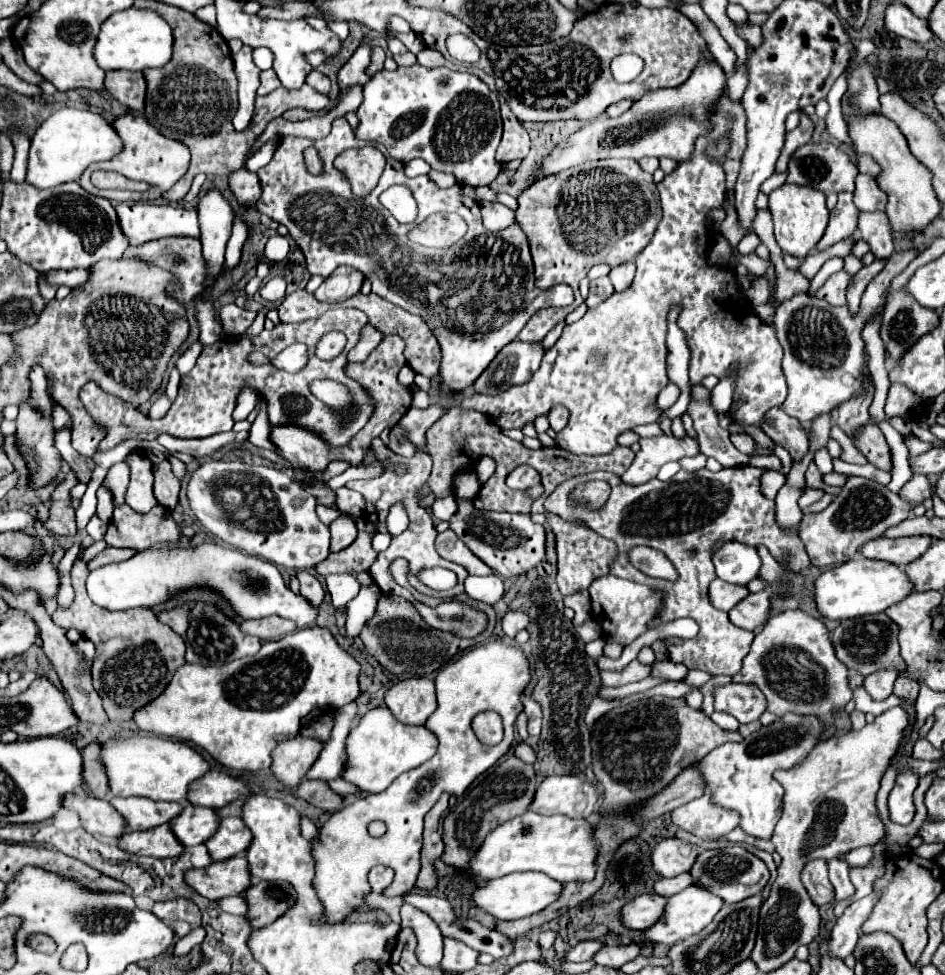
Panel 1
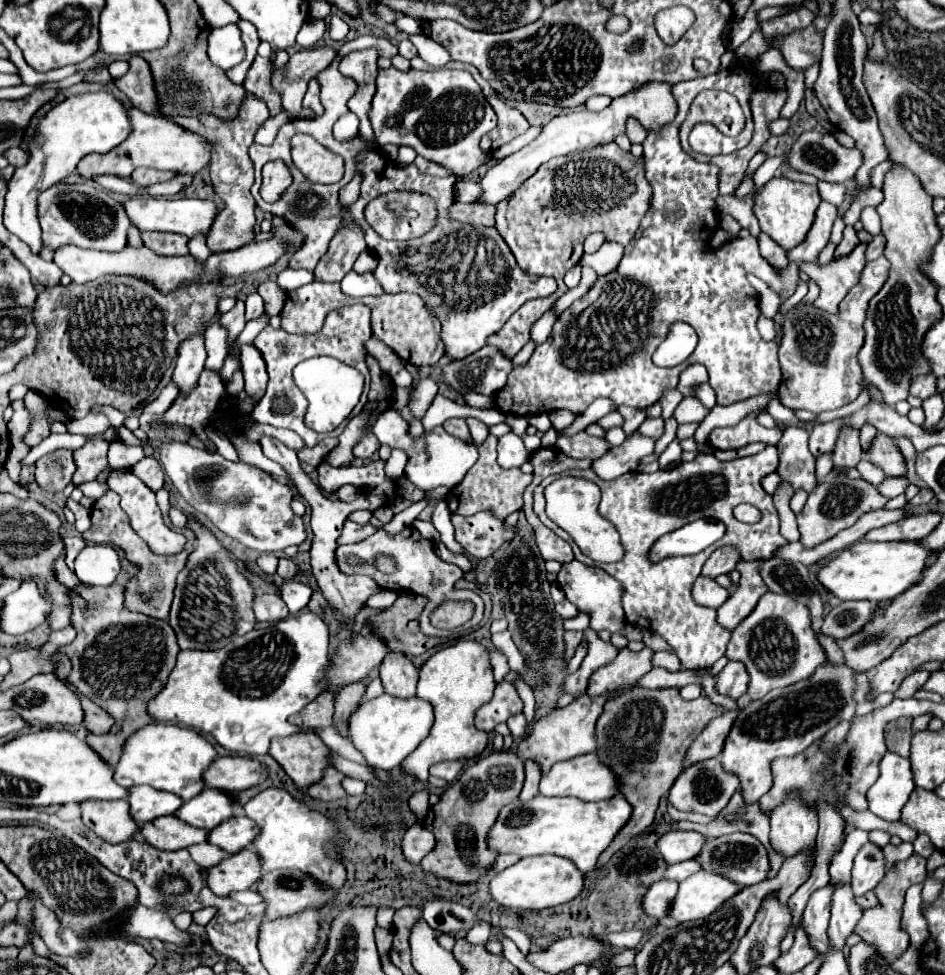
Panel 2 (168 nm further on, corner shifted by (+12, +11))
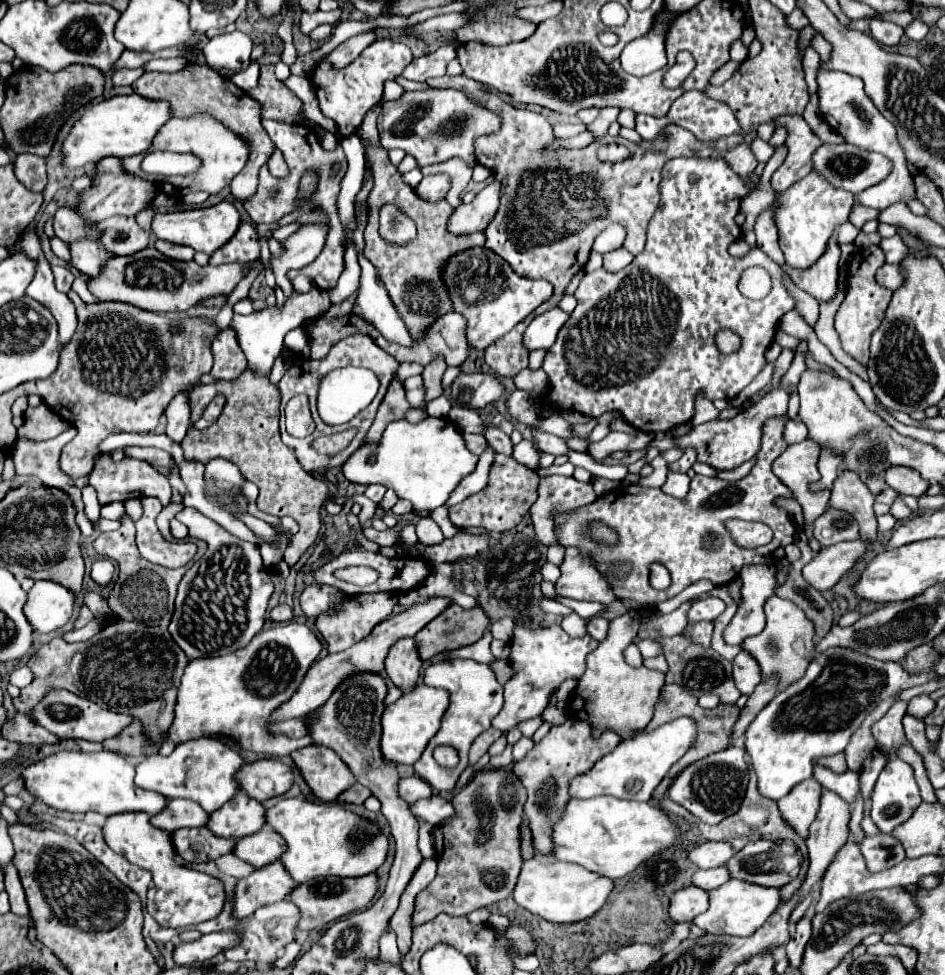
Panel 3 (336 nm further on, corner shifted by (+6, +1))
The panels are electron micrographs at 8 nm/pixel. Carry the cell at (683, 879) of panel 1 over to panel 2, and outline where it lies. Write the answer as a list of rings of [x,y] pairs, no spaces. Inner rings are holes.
[[[686,860],[686,862],[678,862],[678,864],[672,864],[666,868],[664,872],[664,878],[666,880],[676,880],[676,882],[682,882],[684,878],[688,878],[690,874],[698,872],[700,870],[700,864],[696,860]]]

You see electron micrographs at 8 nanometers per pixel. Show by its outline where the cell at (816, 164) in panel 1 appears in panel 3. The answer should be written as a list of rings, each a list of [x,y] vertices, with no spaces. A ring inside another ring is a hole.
[[[846,142],[844,144],[822,144],[814,152],[812,162],[814,162],[814,170],[820,172],[830,184],[834,184],[836,188],[844,188],[852,194],[860,194],[862,190],[882,182],[886,178],[886,174],[890,174],[890,170],[892,170],[892,162],[884,154],[868,152],[858,146],[850,146]]]

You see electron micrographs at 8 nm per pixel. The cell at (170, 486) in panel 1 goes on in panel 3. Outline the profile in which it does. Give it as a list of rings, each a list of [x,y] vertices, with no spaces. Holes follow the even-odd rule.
[[[98,456],[94,462],[94,468],[88,476],[88,482],[96,488],[100,506],[110,504],[110,502],[124,502],[128,498],[146,498],[146,496],[154,496],[162,502],[162,506],[166,506],[170,502],[170,496],[172,496],[168,478],[162,476],[148,462],[134,460],[134,458],[124,458],[120,462],[114,462],[110,456]]]

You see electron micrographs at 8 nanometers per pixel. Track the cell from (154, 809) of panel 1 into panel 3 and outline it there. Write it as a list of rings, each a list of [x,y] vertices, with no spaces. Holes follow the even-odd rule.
[[[170,800],[168,806],[152,816],[152,824],[156,828],[174,832],[178,828],[188,828],[188,826],[206,826],[210,814],[202,810],[202,806],[198,806],[198,802],[192,800]]]

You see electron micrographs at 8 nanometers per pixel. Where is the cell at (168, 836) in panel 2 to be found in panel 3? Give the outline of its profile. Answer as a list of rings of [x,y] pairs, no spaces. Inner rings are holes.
[[[180,828],[174,834],[174,848],[176,854],[194,864],[194,862],[210,862],[224,854],[230,854],[236,846],[236,840],[226,840],[210,834],[210,830],[204,828]]]

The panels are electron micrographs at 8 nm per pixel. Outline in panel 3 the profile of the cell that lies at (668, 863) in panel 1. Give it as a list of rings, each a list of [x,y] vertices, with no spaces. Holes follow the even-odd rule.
[[[704,842],[690,852],[690,860],[698,868],[716,868],[724,866],[734,854],[736,850],[730,846],[730,842]]]

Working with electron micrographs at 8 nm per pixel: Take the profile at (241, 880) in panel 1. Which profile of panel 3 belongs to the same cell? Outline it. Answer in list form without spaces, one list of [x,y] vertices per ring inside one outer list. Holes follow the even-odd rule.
[[[272,862],[264,868],[258,868],[248,878],[242,878],[236,886],[234,896],[234,914],[246,918],[254,914],[256,908],[286,900],[296,882],[290,878],[282,862]]]

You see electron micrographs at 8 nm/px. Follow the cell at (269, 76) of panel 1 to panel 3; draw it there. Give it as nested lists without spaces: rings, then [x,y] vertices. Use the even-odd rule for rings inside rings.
[[[264,64],[260,68],[260,84],[250,90],[248,96],[260,102],[262,118],[272,118],[286,124],[308,124],[300,98],[276,78],[272,64]]]

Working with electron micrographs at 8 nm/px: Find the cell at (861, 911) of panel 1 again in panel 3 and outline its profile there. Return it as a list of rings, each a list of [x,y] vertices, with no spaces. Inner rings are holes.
[[[892,834],[868,836],[868,838],[862,840],[860,850],[862,850],[862,856],[866,858],[866,864],[872,872],[892,868],[894,864],[898,864],[906,858],[906,852],[902,850],[902,844]]]

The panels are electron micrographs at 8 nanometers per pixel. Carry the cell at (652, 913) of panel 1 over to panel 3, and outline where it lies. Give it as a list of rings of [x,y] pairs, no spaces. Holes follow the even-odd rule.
[[[688,886],[672,894],[670,898],[670,918],[674,922],[690,922],[702,914],[708,906],[708,892],[698,886]]]

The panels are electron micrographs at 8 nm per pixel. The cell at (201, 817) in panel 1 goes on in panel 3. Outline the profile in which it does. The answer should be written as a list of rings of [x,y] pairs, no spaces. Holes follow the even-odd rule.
[[[238,792],[226,806],[218,808],[214,814],[210,814],[208,828],[222,838],[244,838],[254,832],[258,832],[266,824],[266,808],[246,796],[244,792]]]

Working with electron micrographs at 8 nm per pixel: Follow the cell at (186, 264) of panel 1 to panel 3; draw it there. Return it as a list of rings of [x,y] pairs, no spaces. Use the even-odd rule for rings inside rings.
[[[156,240],[154,246],[156,246],[162,254],[166,254],[166,256],[170,256],[170,258],[176,258],[176,260],[192,260],[192,256],[194,256],[194,250],[192,250],[190,246],[170,244],[170,242],[166,242],[166,240]]]

